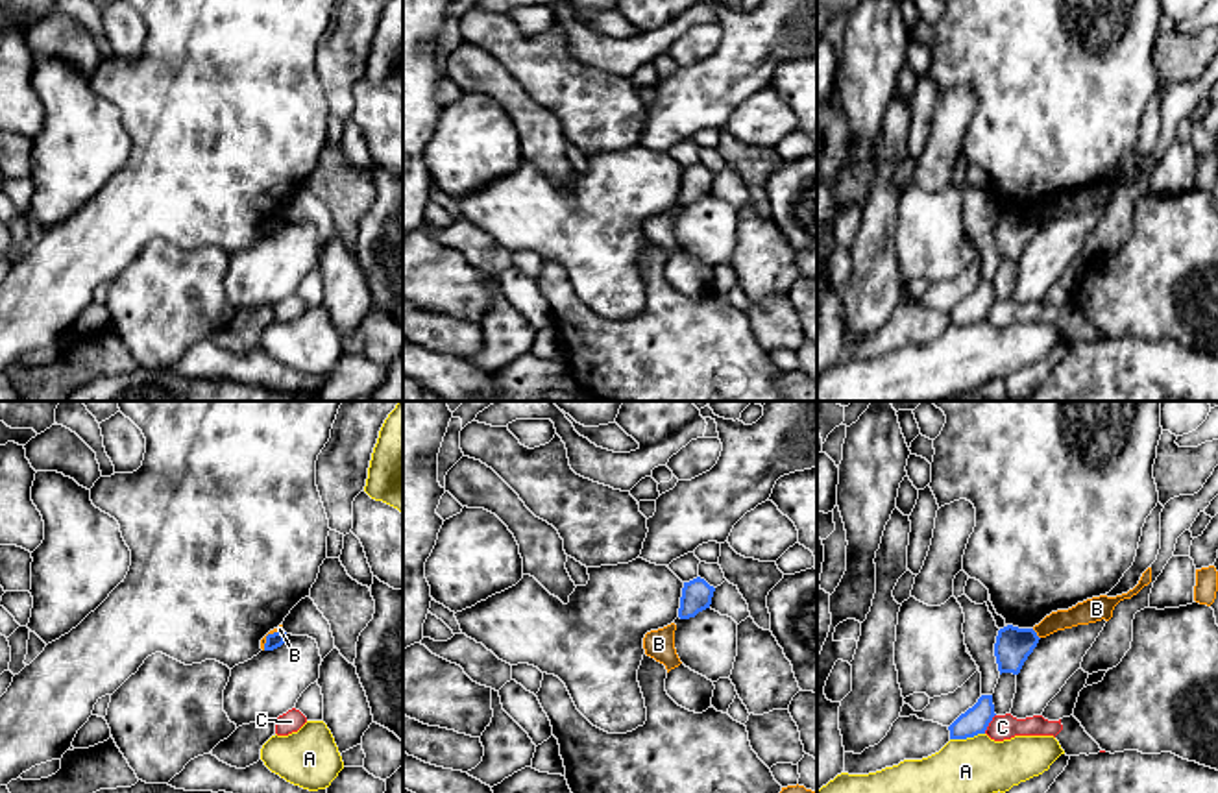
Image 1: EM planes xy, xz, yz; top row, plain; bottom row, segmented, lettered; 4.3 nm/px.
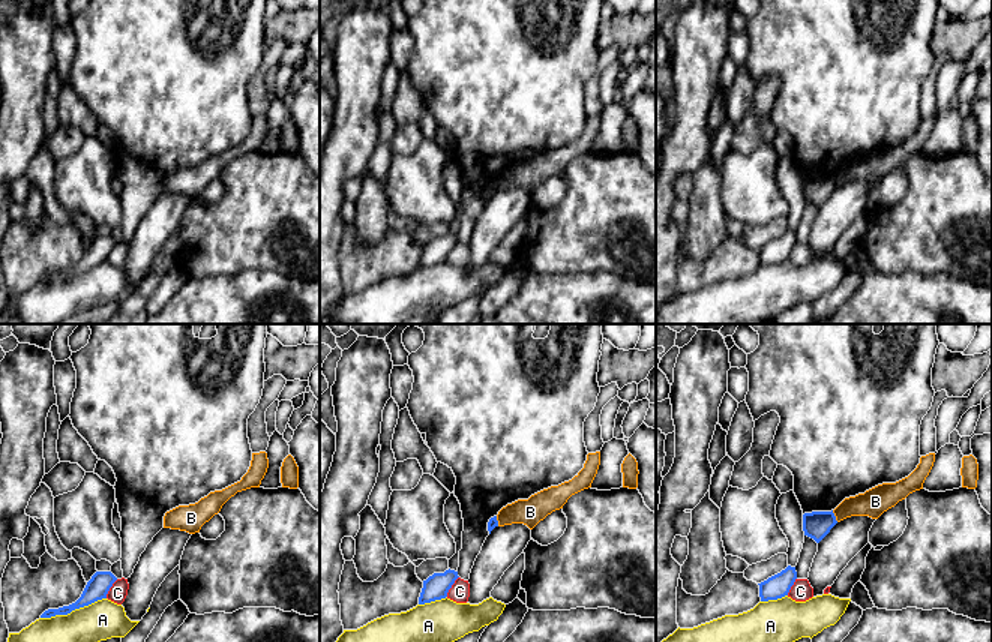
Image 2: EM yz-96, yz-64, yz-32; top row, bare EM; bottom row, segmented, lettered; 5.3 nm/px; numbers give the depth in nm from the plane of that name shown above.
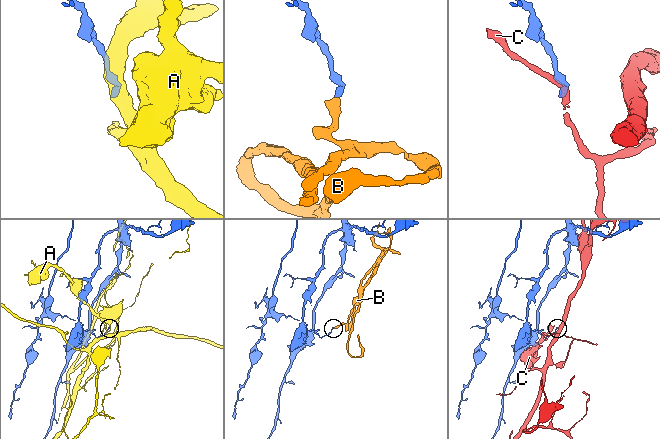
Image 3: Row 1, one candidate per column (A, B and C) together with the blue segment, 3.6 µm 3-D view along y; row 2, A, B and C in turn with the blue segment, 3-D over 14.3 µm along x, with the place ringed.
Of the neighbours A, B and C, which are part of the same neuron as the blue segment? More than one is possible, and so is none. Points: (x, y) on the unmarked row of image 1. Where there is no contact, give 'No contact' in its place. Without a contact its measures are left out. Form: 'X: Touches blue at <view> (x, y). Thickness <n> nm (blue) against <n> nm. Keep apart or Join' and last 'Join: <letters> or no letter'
A: Touches blue at yz (967, 322). Thickness 120 nm (blue) against 280 nm. Keep apart
B: Touches blue at yz (1035, 220). Thickness 160 nm (blue) against 100 nm. Keep apart
C: Touches blue at yz (989, 307). Thickness 120 nm (blue) against 110 nm. Keep apart
Join: no letter

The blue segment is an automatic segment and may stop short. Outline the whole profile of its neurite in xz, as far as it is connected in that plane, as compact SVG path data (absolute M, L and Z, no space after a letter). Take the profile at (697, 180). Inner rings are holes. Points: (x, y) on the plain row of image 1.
M697 163L689 168L684 168L678 203L689 205L699 198L710 194L715 174L710 172L704 165Z

